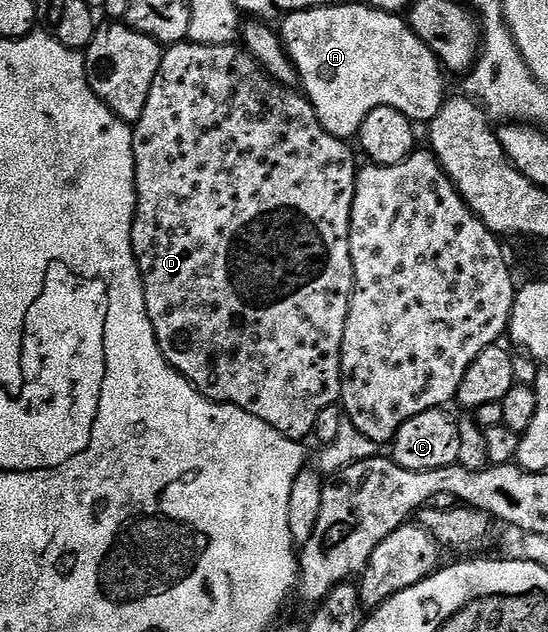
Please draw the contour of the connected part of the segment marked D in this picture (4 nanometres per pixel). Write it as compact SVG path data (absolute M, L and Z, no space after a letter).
M186 42L174 44L164 49L159 74L155 74L155 82L151 82L151 94L147 94L147 106L143 106L143 114L133 128L133 149L135 150L135 190L137 191L137 213L133 215L133 253L141 271L143 294L147 314L151 318L151 326L155 330L155 338L159 342L159 350L163 350L163 358L180 375L186 376L196 388L209 400L217 404L230 404L239 410L247 410L247 414L255 414L255 418L263 418L267 426L275 426L279 434L298 442L313 436L315 422L319 422L319 414L327 410L327 406L338 403L341 399L341 351L343 350L343 330L347 326L349 303L353 297L353 263L349 249L349 227L351 226L351 206L355 198L359 163L346 141L327 134L327 130L319 122L311 102L300 91L279 84L250 52L237 44L195 44Z

